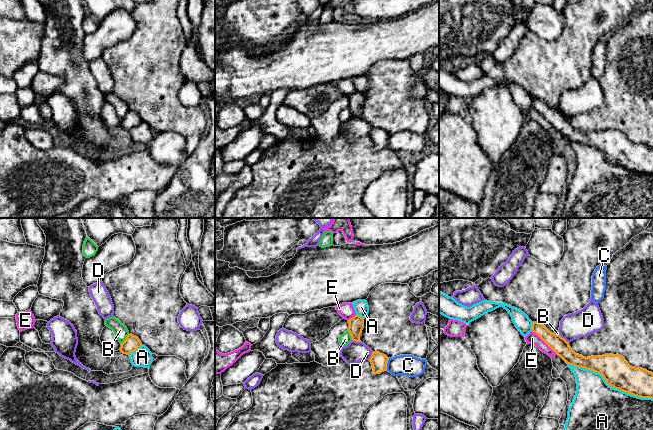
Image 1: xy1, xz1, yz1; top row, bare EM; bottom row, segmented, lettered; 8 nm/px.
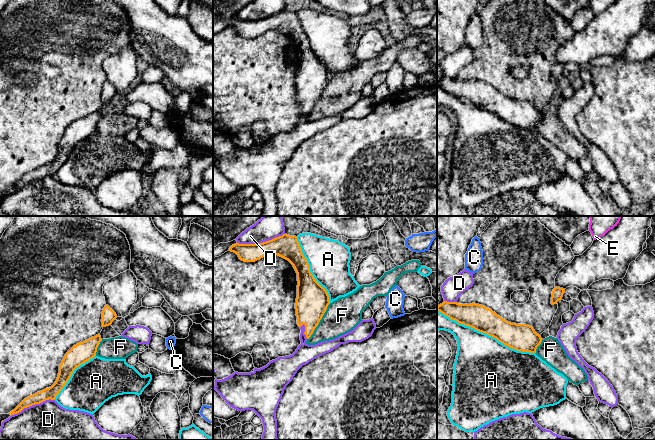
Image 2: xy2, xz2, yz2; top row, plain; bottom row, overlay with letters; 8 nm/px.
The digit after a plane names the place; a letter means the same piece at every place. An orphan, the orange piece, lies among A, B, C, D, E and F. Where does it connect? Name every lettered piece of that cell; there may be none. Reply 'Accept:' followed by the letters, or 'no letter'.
Accept: D

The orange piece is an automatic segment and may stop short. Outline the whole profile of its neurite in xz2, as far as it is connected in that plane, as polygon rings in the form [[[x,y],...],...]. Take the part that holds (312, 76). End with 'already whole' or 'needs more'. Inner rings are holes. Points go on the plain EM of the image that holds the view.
[[[254,0],[236,17],[228,27],[236,29],[240,36],[255,38],[274,30],[288,36],[297,49],[295,85],[301,105],[301,120],[292,131],[278,133],[253,148],[238,149],[234,147],[230,135],[213,129],[214,165],[230,183],[241,188],[253,186],[262,195],[262,216],[278,216],[276,185],[297,147],[341,120],[368,115],[376,100],[373,94],[362,96],[352,107],[336,115],[308,121],[306,117],[318,102],[330,77],[325,64],[311,50],[297,13],[287,11],[284,0]]]; needs more

